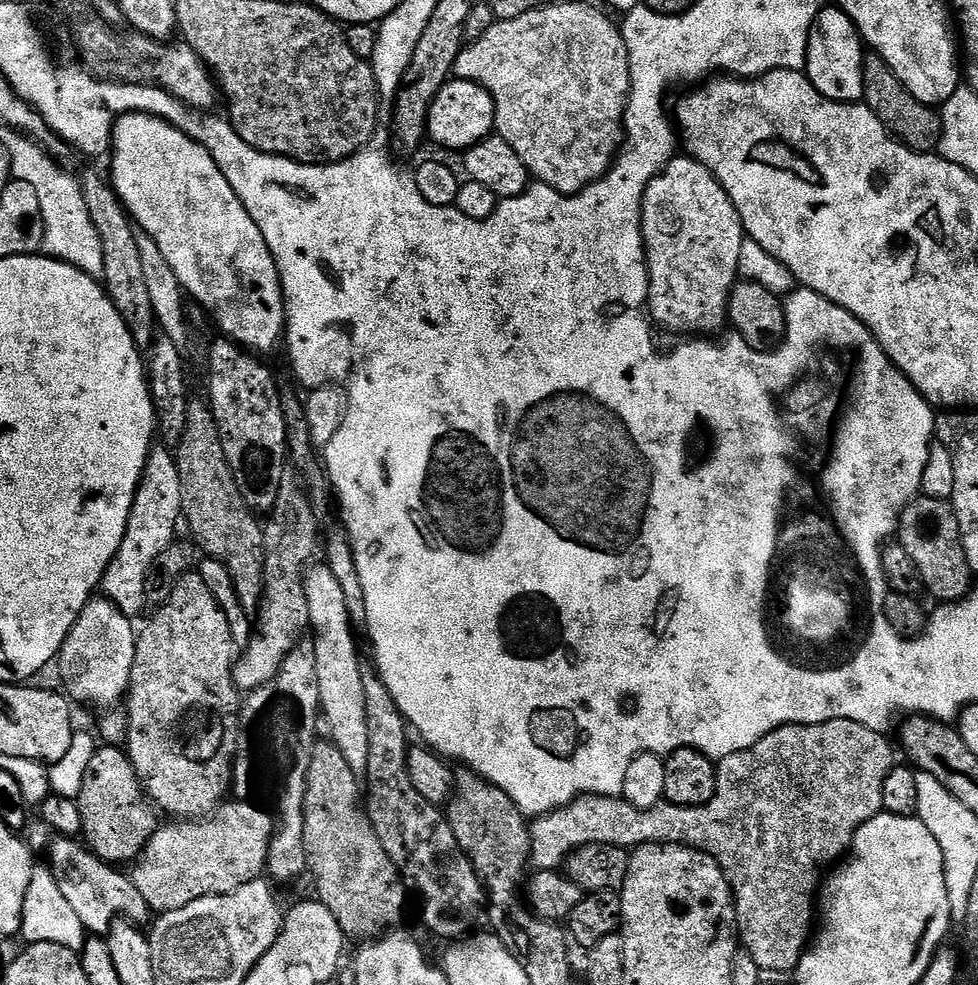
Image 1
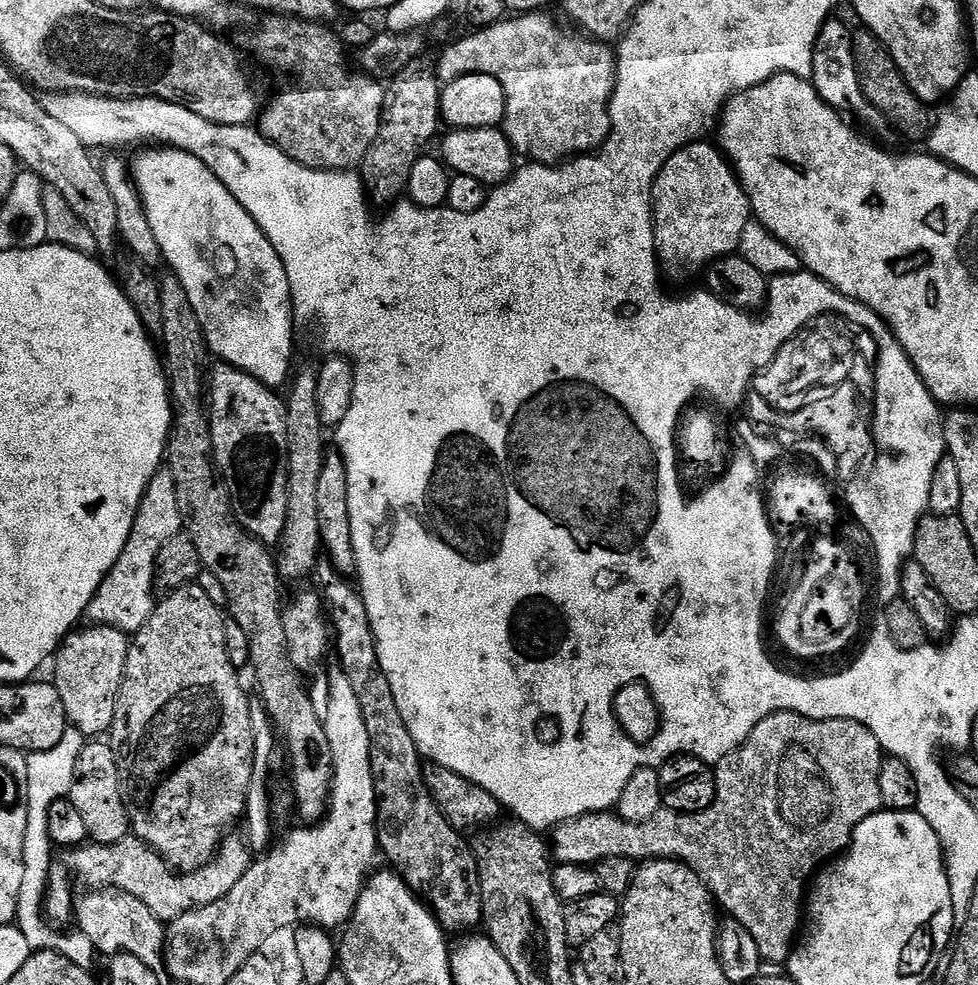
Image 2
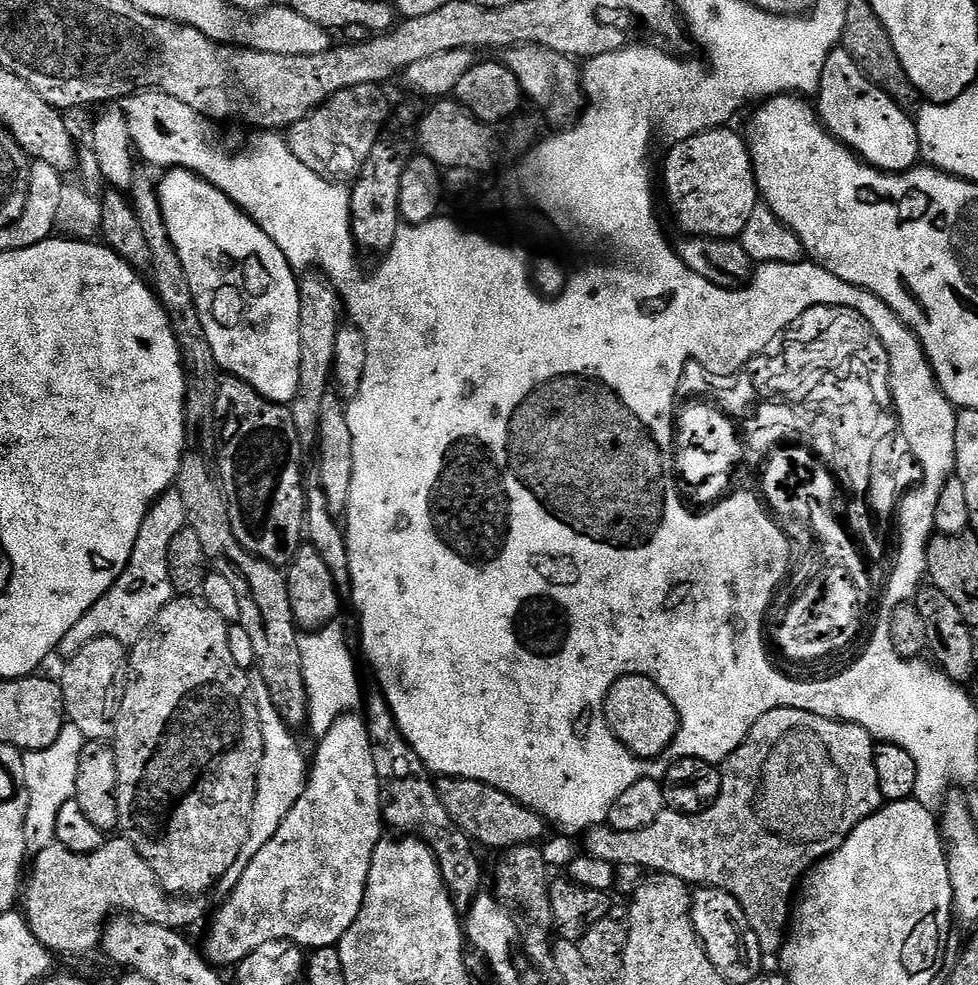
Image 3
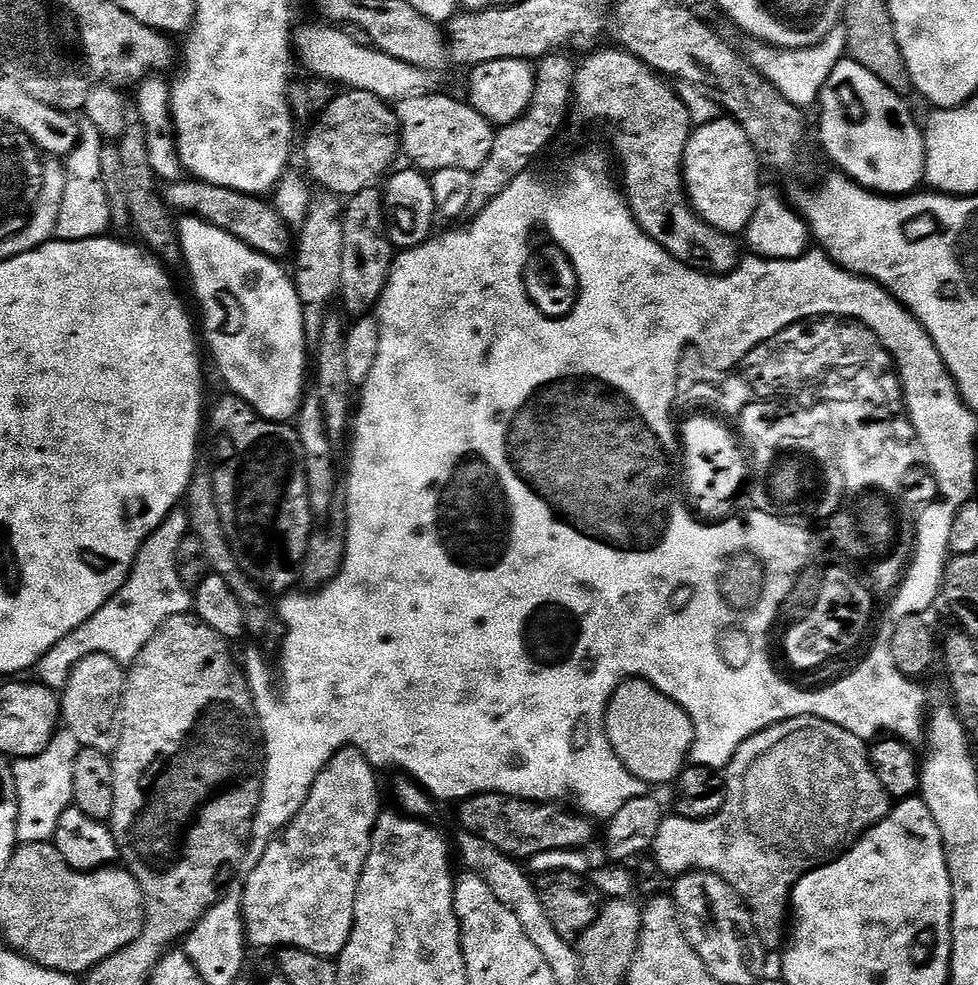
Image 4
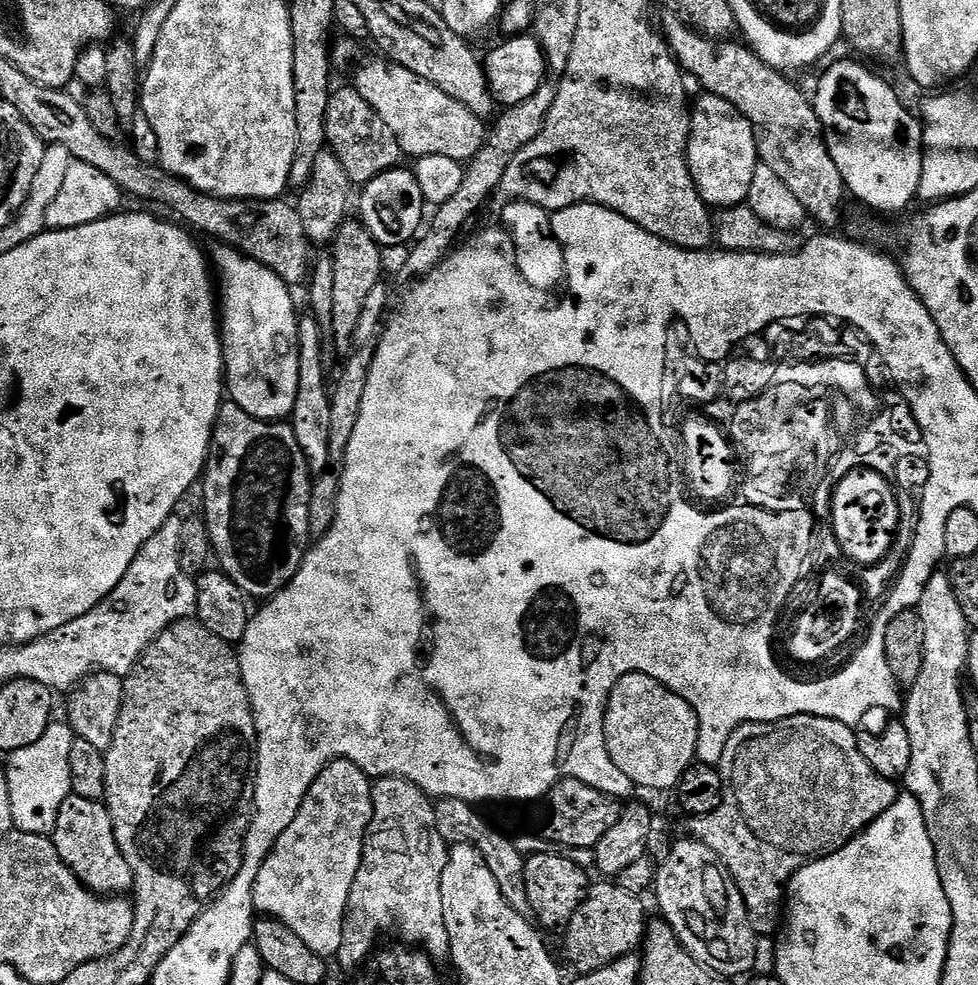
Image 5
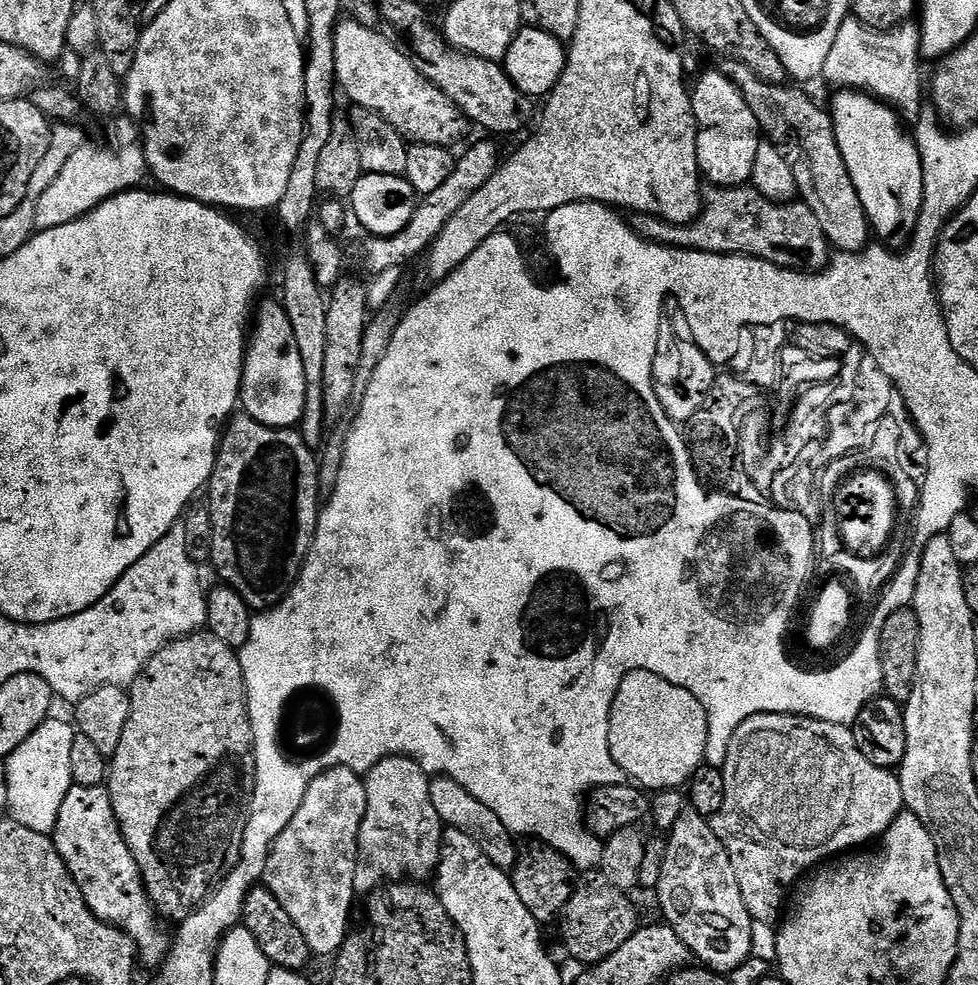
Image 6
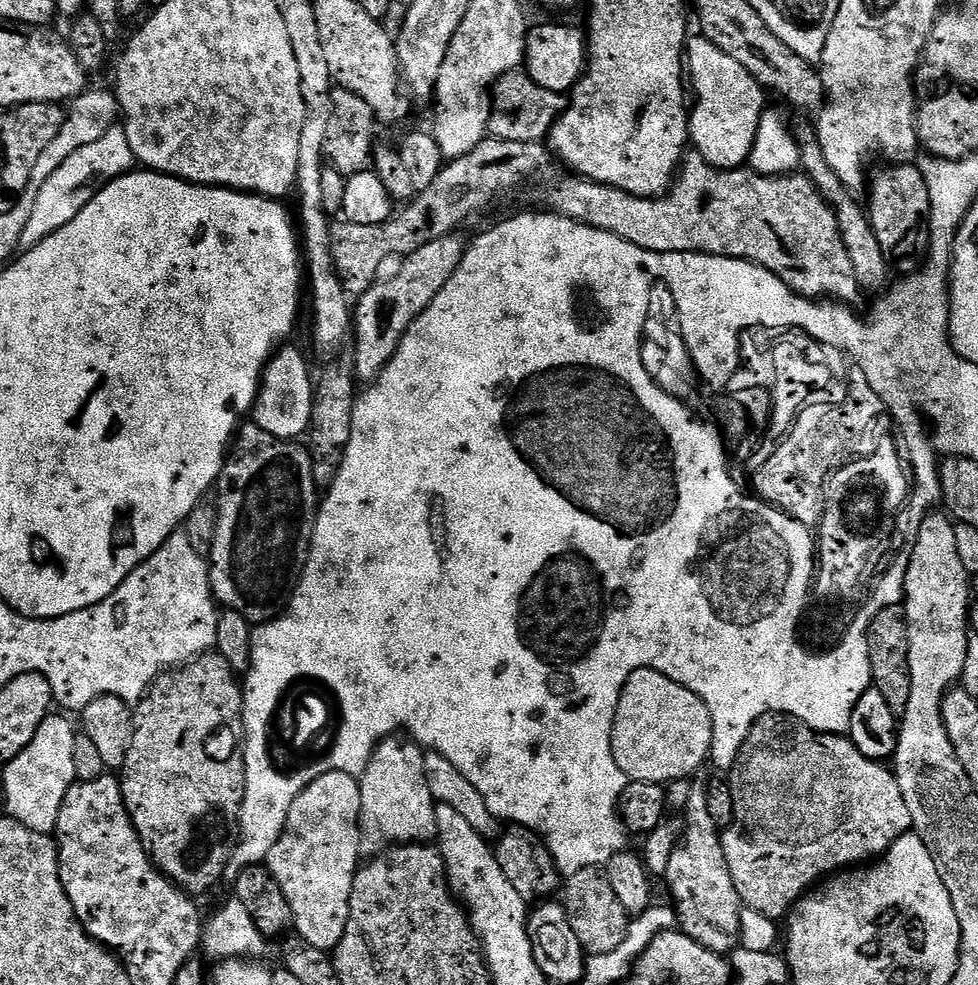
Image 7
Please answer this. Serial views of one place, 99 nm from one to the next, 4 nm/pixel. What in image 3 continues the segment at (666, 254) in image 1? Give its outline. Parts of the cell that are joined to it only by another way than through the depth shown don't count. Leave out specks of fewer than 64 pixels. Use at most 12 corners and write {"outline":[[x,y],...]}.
{"outline":[[731,127],[673,143],[664,192],[688,236],[739,237],[758,203]]}

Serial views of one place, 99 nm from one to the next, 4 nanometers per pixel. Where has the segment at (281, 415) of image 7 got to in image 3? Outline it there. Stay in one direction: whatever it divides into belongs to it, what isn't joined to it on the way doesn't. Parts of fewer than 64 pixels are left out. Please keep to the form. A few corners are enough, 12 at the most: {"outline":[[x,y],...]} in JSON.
{"outline":[[159,177],[217,365],[298,394],[300,282],[222,190]]}

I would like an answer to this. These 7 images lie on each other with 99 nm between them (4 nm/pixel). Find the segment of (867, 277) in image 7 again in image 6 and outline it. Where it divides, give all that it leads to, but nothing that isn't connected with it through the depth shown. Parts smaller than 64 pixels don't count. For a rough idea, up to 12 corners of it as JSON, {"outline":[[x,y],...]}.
{"outline":[[725,59],[761,133],[836,252],[874,229],[831,115],[799,87]]}

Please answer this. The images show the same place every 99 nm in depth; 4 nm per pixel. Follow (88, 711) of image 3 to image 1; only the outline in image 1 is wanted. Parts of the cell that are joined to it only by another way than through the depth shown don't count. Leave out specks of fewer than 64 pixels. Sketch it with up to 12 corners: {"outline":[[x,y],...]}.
{"outline":[[89,600],[58,657],[77,705],[125,699],[138,635]]}

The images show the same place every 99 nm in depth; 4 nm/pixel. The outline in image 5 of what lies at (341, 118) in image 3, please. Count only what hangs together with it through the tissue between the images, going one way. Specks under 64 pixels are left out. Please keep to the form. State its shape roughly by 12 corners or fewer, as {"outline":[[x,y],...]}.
{"outline":[[354,86],[337,87],[327,147],[356,186],[402,160],[398,138]]}

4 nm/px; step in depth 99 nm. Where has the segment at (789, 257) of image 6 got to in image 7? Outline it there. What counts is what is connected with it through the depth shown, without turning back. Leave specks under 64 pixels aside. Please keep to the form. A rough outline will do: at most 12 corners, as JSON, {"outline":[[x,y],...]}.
{"outline":[[692,150],[669,195],[564,174],[557,216],[647,252],[749,260],[800,296],[862,296],[803,174]]}

